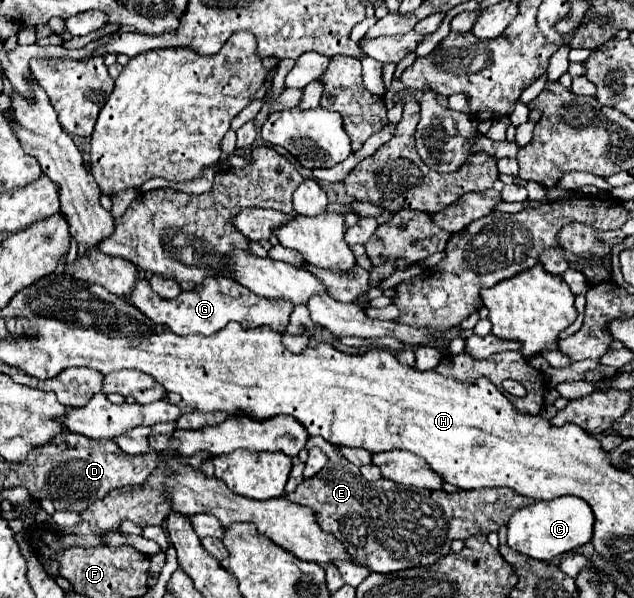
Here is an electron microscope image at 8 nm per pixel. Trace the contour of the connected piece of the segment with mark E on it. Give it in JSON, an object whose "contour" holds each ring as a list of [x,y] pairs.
{"contour":[[[309,437],[307,449],[317,447],[329,455],[329,463],[325,471],[317,473],[311,479],[305,479],[303,483],[297,485],[293,493],[287,493],[285,497],[293,503],[305,505],[315,513],[315,519],[319,527],[339,539],[345,547],[345,551],[351,555],[351,561],[357,565],[367,567],[373,573],[393,573],[397,569],[409,569],[409,567],[421,567],[421,565],[433,565],[437,559],[445,557],[451,549],[451,541],[455,539],[469,539],[475,533],[489,535],[493,529],[499,529],[507,525],[509,517],[531,505],[533,499],[517,495],[515,491],[509,489],[477,489],[477,491],[455,491],[455,493],[445,493],[445,491],[431,491],[431,489],[417,489],[417,487],[405,487],[399,483],[393,483],[393,493],[387,491],[373,491],[371,483],[365,483],[361,479],[359,467],[349,463],[337,449],[335,445],[327,443],[325,439]]]}

